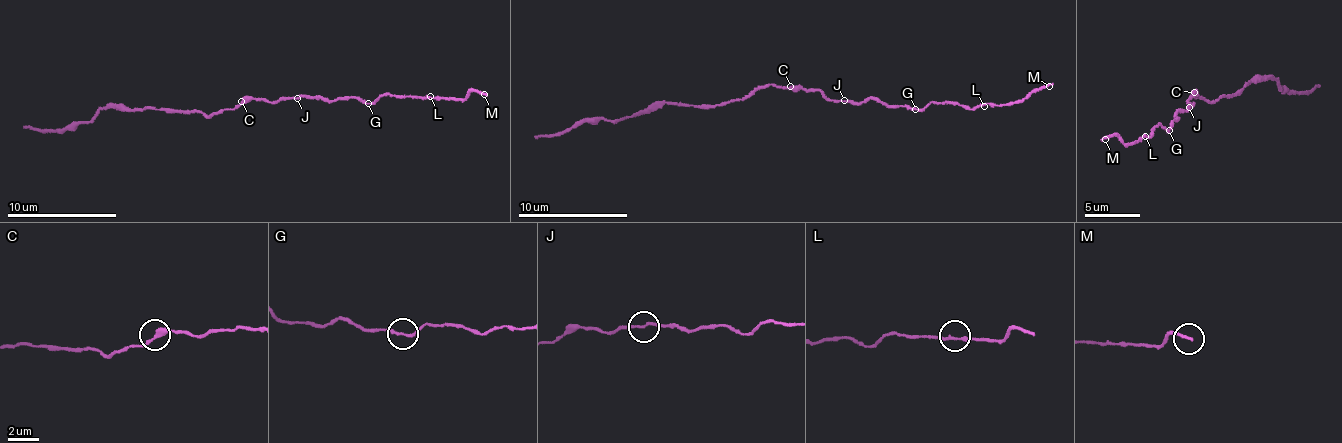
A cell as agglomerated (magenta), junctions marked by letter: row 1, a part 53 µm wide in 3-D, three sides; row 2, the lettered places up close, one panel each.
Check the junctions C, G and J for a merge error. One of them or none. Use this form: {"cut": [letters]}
{"cut": []}

